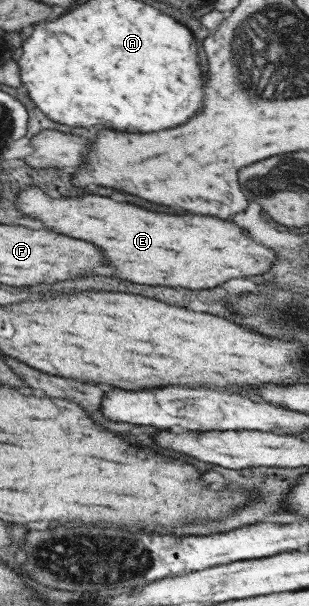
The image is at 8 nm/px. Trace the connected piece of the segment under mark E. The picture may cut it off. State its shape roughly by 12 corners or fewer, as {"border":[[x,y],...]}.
{"border":[[101,195],[17,209],[99,245],[131,283],[211,289],[259,277],[271,249],[217,217]]}

